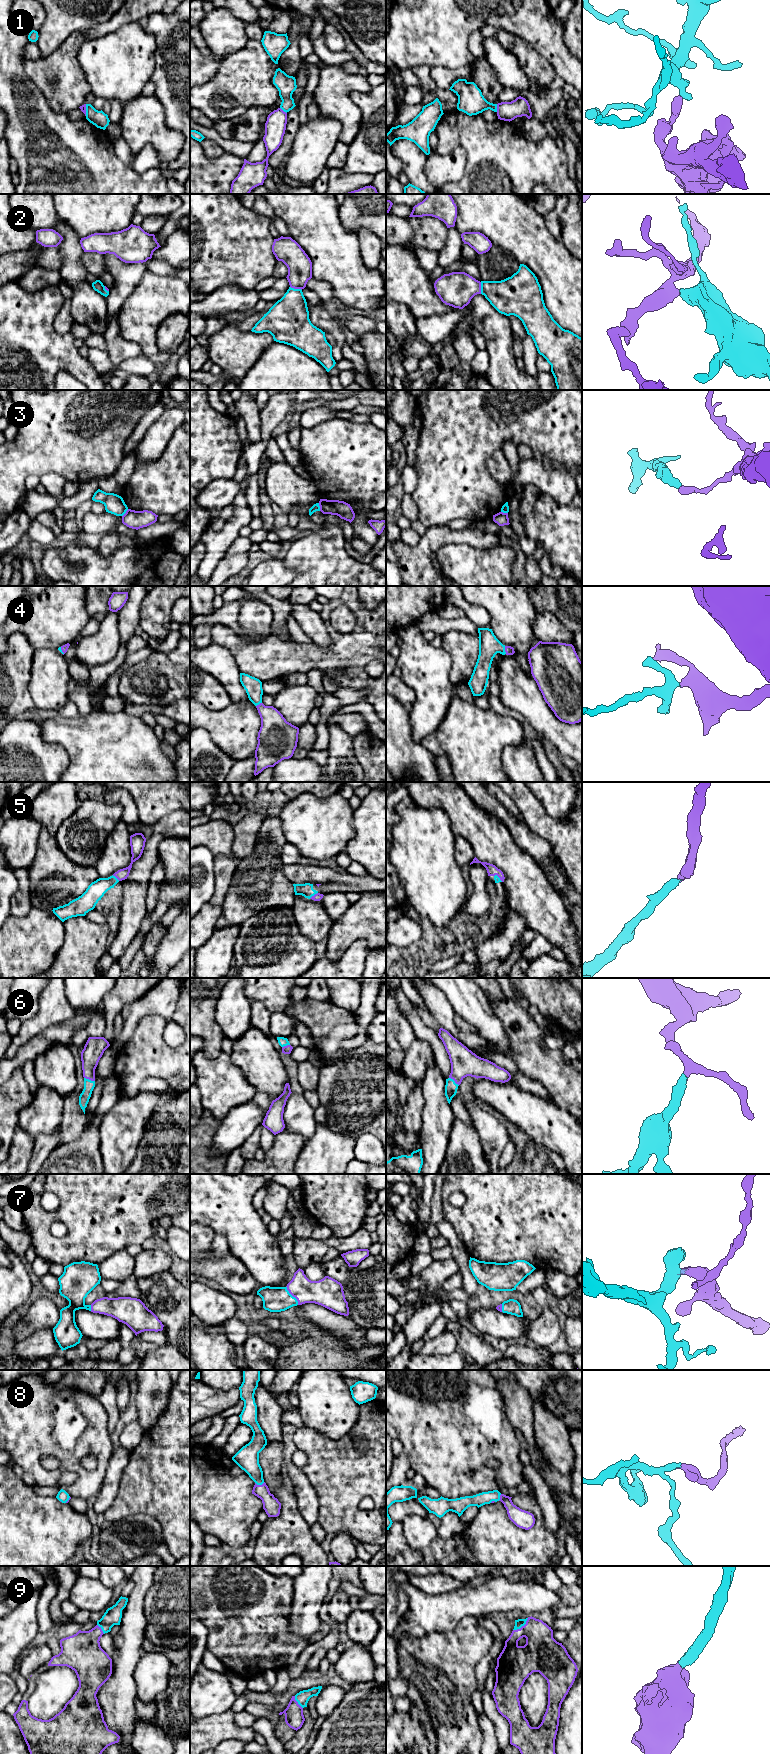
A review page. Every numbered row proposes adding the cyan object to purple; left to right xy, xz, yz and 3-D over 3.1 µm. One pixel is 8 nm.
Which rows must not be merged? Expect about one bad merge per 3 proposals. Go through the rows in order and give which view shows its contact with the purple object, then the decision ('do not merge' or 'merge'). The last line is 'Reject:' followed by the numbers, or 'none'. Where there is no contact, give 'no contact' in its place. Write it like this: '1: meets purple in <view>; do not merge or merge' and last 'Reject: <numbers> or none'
1: meets purple in yz; do not merge
2: meets purple in xz; merge
3: meets purple in xz; do not merge
4: meets purple in yz; merge
5: meets purple in xz; merge
6: meets purple in xy; merge
7: meets purple in xz; merge
8: meets purple in xz; merge
9: meets purple in yz; merge
Reject: 1, 3

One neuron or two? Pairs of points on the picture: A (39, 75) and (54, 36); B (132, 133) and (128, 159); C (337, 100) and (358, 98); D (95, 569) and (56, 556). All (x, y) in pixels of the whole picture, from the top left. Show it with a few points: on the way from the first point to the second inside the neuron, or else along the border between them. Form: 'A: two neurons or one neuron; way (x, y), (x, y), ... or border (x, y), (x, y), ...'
A: two neurons; border (64, 41), (49, 55), (41, 57)
B: two neurons; border (121, 136), (133, 153), (148, 144), (152, 146)
C: two neurons; border (371, 87), (350, 94), (360, 121)
D: one neuron; way (85, 570), (70, 570), (66, 566)

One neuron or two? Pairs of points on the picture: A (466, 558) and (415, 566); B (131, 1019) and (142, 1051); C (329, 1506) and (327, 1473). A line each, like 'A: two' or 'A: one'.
A: two
B: two
C: one

